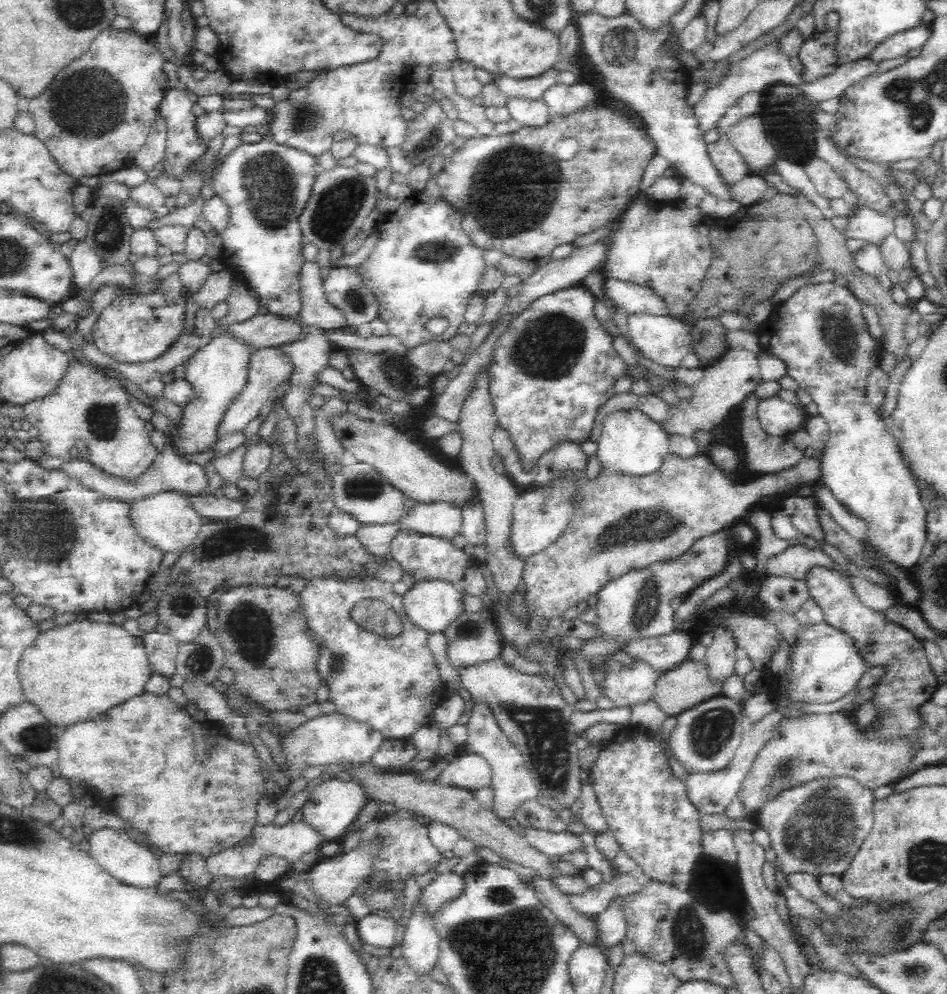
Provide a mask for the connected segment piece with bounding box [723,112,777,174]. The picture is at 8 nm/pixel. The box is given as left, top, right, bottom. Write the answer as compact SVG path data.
M761 112L736 117L723 128L723 135L744 157L751 174L759 174L759 170L772 165L772 158L777 156L774 147L768 142Z

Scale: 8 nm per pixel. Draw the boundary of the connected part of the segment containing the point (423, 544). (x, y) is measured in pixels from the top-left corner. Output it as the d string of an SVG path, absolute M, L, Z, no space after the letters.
M416 532L398 533L390 543L389 551L404 572L418 582L443 580L448 584L460 586L470 562L470 556L463 549L455 548L449 538L420 535Z

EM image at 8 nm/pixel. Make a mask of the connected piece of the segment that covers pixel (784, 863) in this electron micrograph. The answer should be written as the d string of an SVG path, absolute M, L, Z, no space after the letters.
M850 778L814 780L806 786L783 792L778 798L768 802L756 816L755 822L768 832L777 856L775 862L780 865L787 878L796 872L842 876L856 856L860 843L873 827L874 800L871 790L861 787Z

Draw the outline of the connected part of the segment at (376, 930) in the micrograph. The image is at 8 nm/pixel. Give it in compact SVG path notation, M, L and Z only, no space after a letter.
M369 912L360 920L355 920L355 926L358 937L370 952L381 955L393 948L396 923L392 916Z

